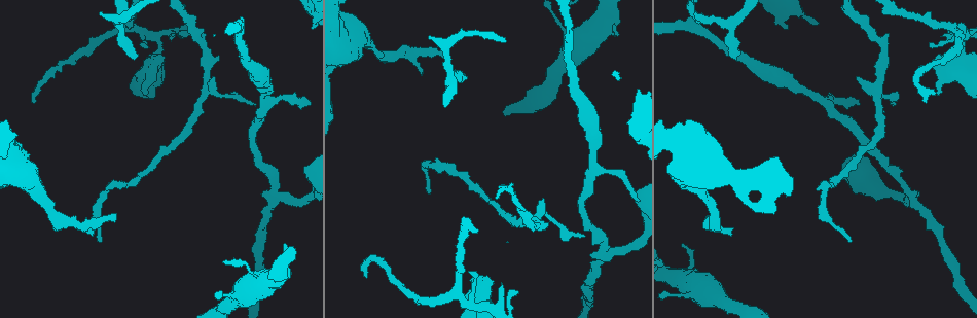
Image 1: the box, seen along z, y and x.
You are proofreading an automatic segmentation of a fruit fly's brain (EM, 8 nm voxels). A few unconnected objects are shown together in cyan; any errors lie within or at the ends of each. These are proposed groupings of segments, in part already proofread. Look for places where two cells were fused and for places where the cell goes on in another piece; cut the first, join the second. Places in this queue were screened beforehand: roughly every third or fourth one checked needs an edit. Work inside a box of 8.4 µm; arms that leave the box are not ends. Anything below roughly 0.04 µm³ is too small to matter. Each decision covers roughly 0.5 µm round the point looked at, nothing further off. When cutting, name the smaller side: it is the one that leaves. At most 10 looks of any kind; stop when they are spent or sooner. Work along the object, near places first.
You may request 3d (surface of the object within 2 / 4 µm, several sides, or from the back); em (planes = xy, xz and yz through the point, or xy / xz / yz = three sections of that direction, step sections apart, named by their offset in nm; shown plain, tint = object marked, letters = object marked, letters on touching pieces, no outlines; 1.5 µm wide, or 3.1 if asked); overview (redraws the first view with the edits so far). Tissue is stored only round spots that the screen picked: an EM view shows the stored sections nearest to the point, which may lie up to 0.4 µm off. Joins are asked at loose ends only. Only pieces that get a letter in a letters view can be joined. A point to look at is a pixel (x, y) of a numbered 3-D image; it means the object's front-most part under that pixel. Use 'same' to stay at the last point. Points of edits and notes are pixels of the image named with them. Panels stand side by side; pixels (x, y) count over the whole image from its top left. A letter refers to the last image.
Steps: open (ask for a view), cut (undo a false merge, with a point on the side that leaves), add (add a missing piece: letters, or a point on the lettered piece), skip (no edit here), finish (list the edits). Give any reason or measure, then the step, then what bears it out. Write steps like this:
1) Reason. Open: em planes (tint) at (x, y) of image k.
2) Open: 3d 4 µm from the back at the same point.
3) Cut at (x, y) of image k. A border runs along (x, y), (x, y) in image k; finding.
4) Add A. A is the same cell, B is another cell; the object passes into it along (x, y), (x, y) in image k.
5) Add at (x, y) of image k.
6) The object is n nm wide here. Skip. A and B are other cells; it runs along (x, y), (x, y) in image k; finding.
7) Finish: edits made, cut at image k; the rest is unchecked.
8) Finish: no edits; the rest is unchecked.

Arms part here. Open: em planes (letters) at (457, 295) of image 1.

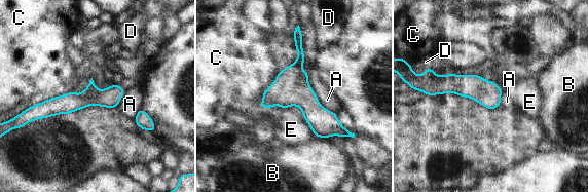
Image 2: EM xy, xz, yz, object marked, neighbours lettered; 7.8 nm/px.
Skip. A, B, C, D and E are other cells; it runs along (299, 34), (298, 91), (341, 133) in image 2; all the same cell.

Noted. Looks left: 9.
Tapers out. Open: em xz step 4 (letters) at (431, 190) of image 1.

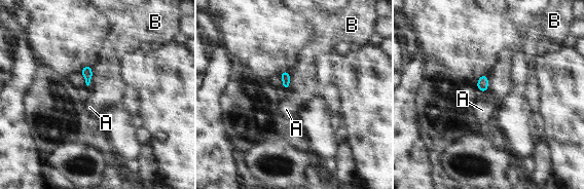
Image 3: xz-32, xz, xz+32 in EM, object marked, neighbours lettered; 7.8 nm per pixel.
Cut it another way. Open: em planes (letters) at the same point.

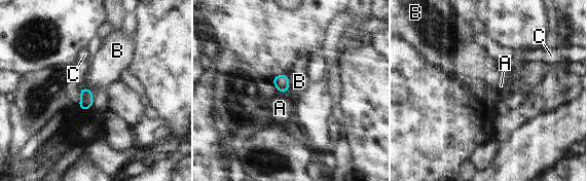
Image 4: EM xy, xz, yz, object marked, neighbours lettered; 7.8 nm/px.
The object is 110 nm wide here. Skip. A, B and C are other cells; a border runs along (288, 74), (288, 89), (282, 94) in image 4; none of them fits.

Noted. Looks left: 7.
Branch stops here. Open: 3d 2 µm from the back at (683, 245) of image 1.

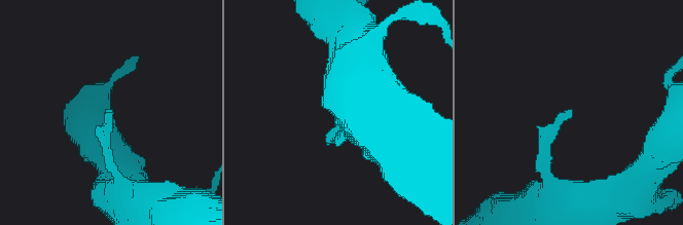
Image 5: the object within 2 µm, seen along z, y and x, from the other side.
Open: em planes (letters) at (108, 109) of image 5.

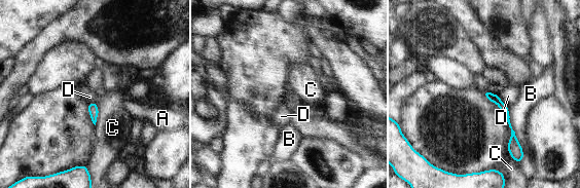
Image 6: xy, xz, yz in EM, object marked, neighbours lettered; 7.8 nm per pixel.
Skip. A, B, C and D are other cells; it runs along (486, 94), (505, 110), (512, 130), (510, 148) in image 6; none of them fits.

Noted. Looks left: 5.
Free end. Open: 3d 4 µm at (465, 78) of image 1.

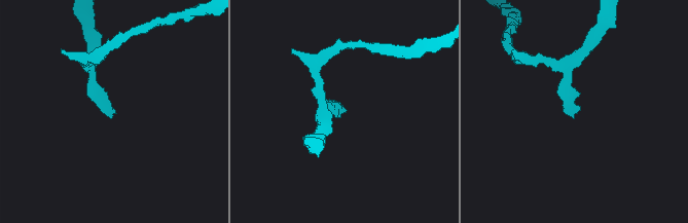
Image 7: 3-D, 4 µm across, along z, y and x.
Open: em planes (plain) at (343, 112) of image 7.

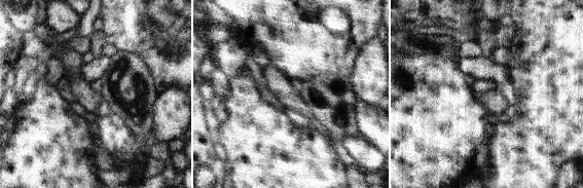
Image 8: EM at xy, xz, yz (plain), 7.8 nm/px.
What lies round it. Open: em planes (letters) at the same point.

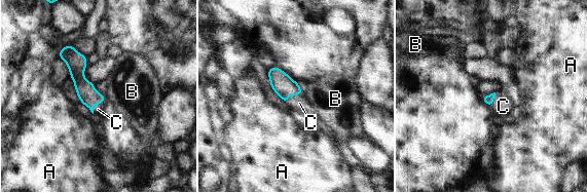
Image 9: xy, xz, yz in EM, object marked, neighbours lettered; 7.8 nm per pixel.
Add C. C is the same cell, A and B are other cells; the object passes into it along (85, 90), (96, 104), (98, 109) in image 9; it goes on there.

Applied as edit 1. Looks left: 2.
Finish: edits made, add at image 9; the rest is unchecked.

